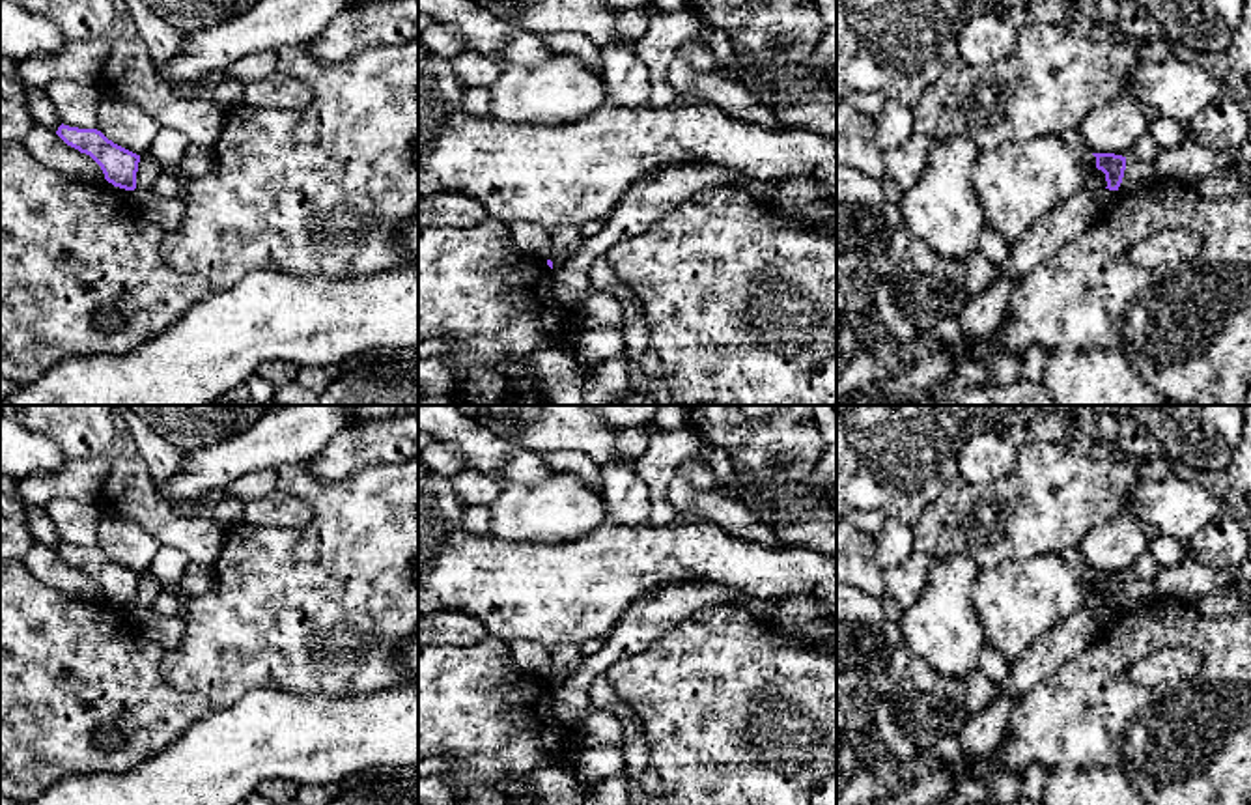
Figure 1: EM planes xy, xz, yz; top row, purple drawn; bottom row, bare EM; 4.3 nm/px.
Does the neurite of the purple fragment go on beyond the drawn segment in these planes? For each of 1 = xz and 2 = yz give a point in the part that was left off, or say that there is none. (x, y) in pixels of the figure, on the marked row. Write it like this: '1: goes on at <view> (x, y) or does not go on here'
1: does not go on here
2: does not go on here

